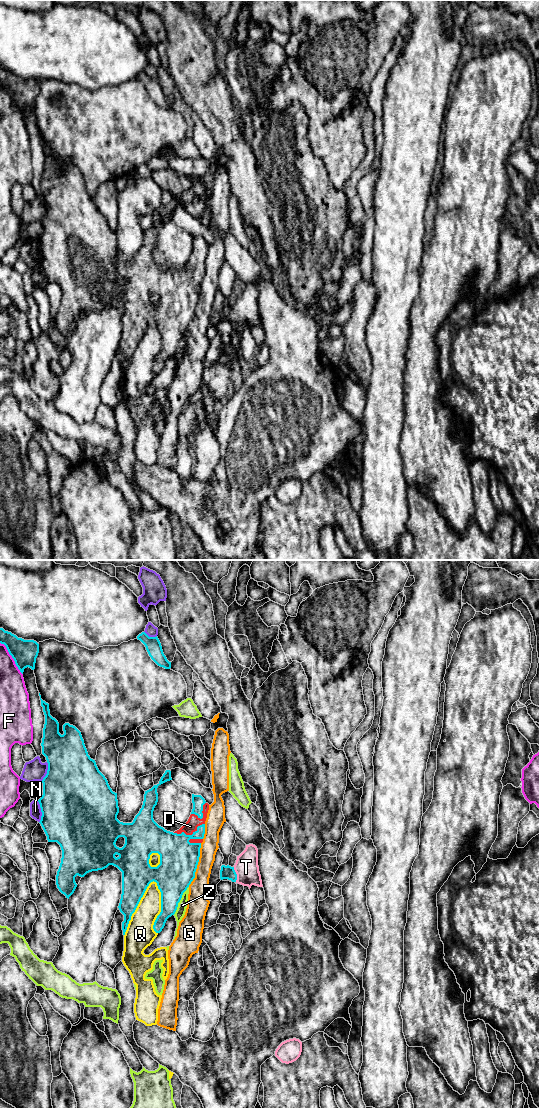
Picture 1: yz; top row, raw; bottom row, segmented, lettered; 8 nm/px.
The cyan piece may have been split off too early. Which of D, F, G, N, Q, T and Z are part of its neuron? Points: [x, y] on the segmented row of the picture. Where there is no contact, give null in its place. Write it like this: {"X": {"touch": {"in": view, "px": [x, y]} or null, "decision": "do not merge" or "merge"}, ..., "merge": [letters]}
{"D": {"touch": {"in": "yz", "px": [189, 835]}, "decision": "merge"}, "F": {"touch": {"in": "yz", "px": [12, 657]}, "decision": "do not merge"}, "G": {"touch": {"in": "yz", "px": [197, 864]}, "decision": "do not merge"}, "N": {"touch": {"in": "yz", "px": [41, 811]}, "decision": "do not merge"}, "Q": {"touch": {"in": "yz", "px": [136, 907]}, "decision": "do not merge"}, "T": {"touch": {"in": "yz", "px": [236, 874]}, "decision": "merge"}, "Z": {"touch": {"in": "yz", "px": [180, 899]}, "decision": "do not merge"}, "merge": ["D", "T"]}

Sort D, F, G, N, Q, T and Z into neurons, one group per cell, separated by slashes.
D T / F / G / N / Q / Z

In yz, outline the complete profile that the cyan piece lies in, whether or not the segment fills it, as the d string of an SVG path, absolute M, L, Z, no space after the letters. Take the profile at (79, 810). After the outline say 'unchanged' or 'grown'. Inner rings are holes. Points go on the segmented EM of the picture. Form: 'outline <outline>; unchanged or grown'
outline M40 693L39 696L45 715L42 754L48 763L47 774L42 780L43 795L38 800L42 812L39 823L48 842L57 842L62 850L56 875L57 888L69 899L77 887L77 875L84 877L89 872L103 870L109 865L117 867L122 872L122 894L118 908L124 915L122 930L125 935L132 914L147 887L154 881L161 892L161 912L153 929L160 933L167 919L175 914L183 893L195 878L209 804L201 795L192 794L191 815L179 830L173 833L159 826L153 819L153 811L158 802L158 786L172 780L171 771L166 770L159 783L145 791L142 808L133 822L120 822L117 819L117 793L112 791L95 760L88 755L81 732L75 726L65 723L64 734L61 735L58 721L50 715L49 704L41 699ZM119 837L125 838L122 848L115 844ZM152 853L160 855L157 867L149 864Z; grown

